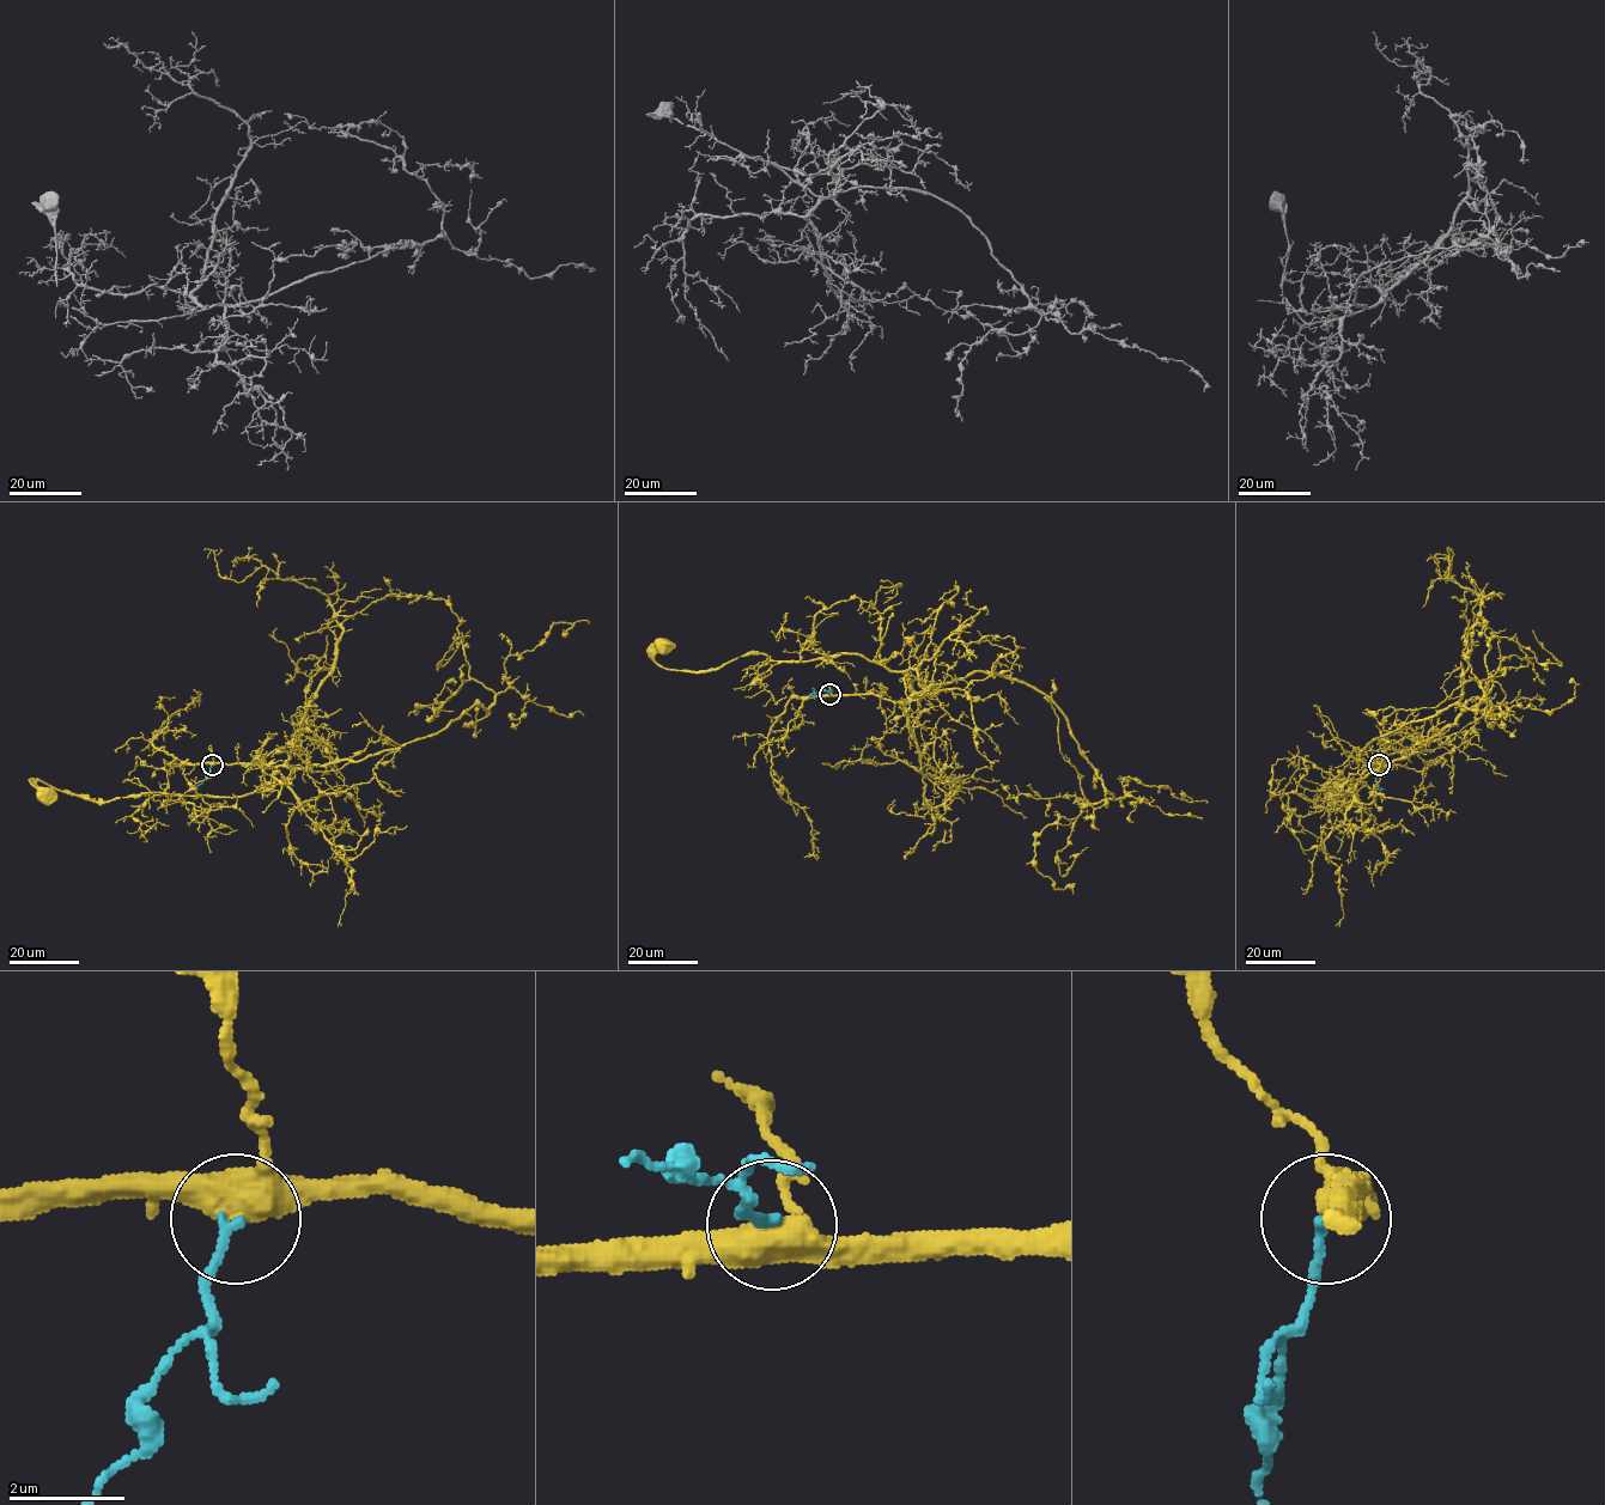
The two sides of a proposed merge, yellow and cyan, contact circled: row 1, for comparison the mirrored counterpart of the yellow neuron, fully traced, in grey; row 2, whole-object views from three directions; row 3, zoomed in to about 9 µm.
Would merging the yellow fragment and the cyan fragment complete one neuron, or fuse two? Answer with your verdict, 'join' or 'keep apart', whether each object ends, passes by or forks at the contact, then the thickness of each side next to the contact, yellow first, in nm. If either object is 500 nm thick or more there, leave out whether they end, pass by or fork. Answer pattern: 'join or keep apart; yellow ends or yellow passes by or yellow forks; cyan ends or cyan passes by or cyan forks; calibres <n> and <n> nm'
join; yellow forks; cyan ends; calibres 480 and 170 nm

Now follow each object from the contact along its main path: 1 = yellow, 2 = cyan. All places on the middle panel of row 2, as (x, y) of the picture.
1: (830, 694), (904, 701), (912, 688), (857, 654), (746, 653), (703, 671), (666, 669), (654, 656), (662, 644)
2: (830, 694), (820, 690), (809, 695)

